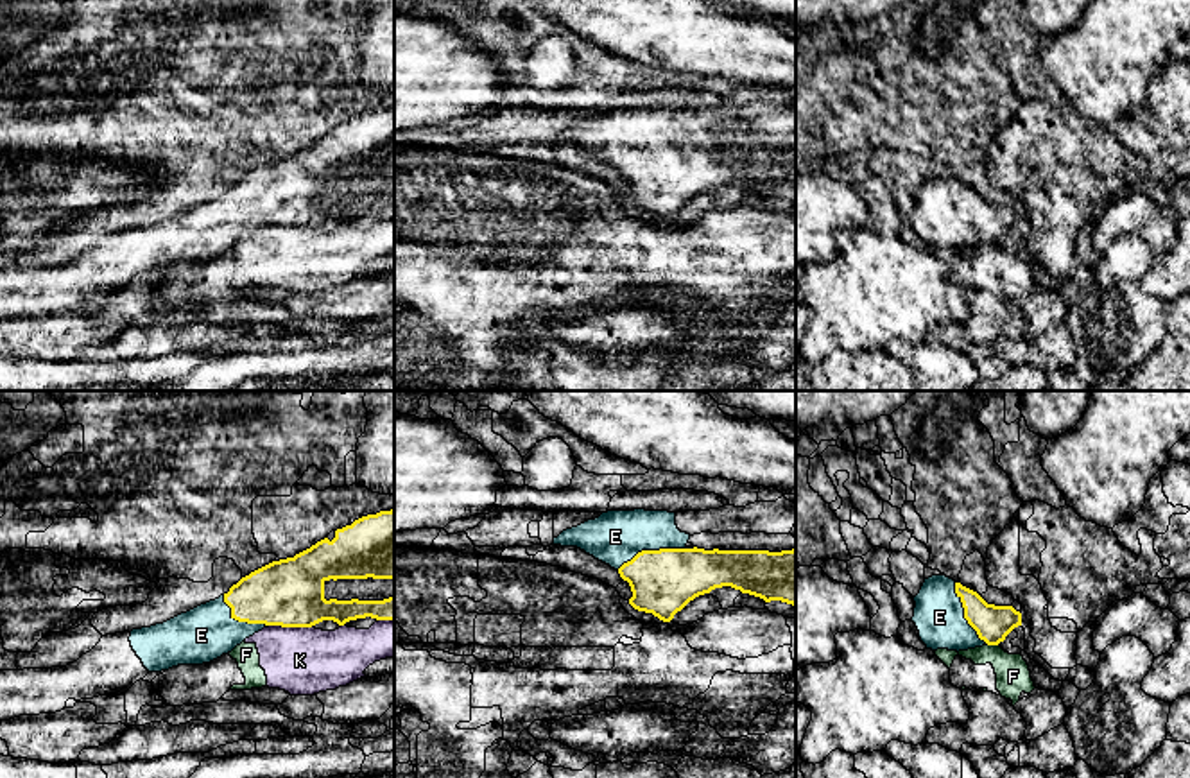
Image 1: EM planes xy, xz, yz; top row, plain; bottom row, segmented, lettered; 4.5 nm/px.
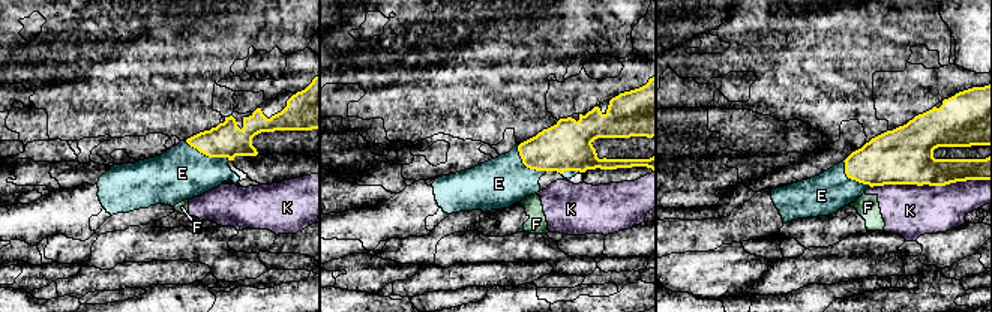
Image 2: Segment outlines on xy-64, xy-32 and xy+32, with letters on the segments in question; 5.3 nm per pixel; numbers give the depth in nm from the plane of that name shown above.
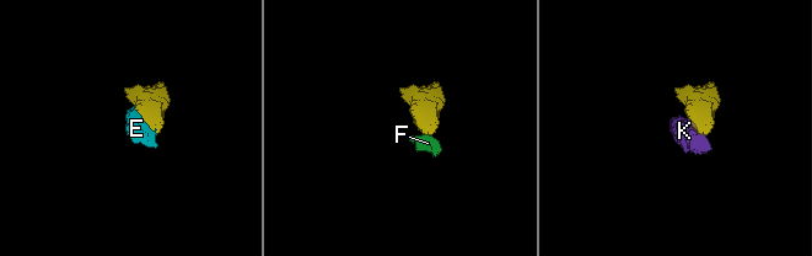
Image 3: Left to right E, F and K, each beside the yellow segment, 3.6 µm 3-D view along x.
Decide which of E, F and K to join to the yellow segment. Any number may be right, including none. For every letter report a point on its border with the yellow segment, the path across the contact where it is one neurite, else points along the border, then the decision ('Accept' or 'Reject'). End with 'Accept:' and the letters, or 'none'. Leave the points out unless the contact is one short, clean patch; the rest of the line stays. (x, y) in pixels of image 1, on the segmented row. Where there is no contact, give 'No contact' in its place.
E: Touches yellow at xz (655, 551). Accept
F: Touches yellow at yz (993, 644). Boundary: yz (988, 644), (997, 646). Reject
K: Touches yellow at xy (291, 626). Reject
Accept: E

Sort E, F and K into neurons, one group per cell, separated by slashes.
E / F K

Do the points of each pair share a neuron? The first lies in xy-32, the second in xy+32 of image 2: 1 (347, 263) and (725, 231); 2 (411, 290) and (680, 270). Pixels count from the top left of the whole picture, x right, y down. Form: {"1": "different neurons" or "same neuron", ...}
{"1": "different neurons", "2": "different neurons"}

